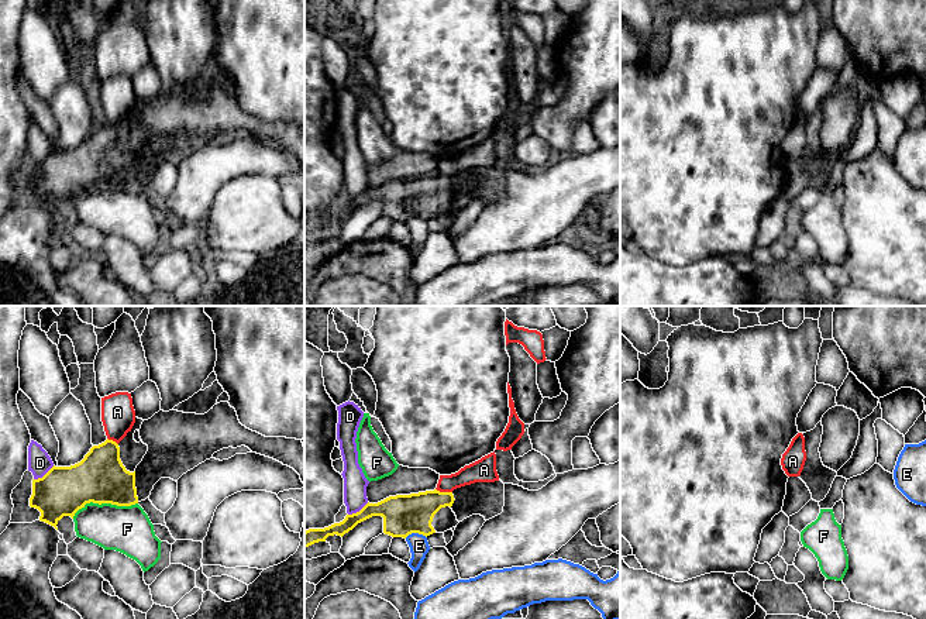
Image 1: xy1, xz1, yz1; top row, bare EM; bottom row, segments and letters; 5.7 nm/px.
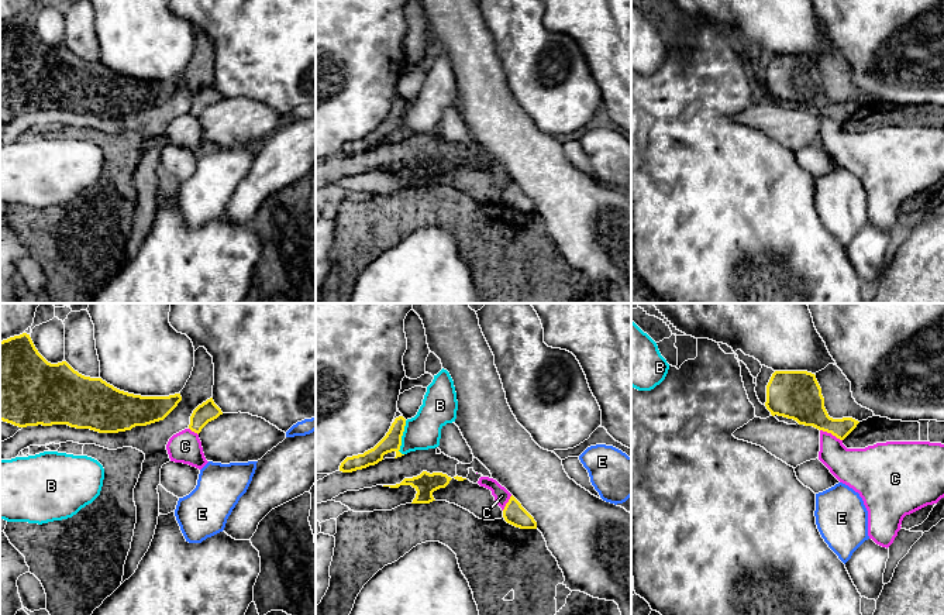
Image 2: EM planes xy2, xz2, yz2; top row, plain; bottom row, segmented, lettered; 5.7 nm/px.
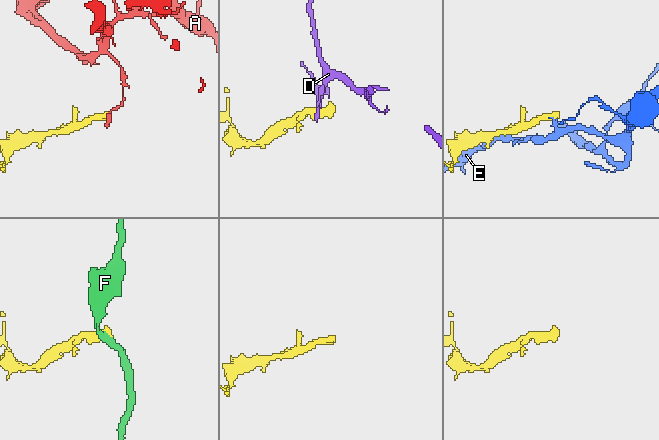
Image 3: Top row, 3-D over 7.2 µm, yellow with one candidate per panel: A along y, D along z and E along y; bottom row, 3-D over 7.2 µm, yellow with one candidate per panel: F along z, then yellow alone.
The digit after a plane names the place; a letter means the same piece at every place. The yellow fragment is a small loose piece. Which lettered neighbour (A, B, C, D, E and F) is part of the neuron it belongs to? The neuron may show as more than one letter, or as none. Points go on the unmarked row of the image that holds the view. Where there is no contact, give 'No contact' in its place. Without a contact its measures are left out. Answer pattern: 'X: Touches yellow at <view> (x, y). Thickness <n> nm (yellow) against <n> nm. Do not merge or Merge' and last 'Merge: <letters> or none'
A: Touches yellow at xz1 (444, 176). Thickness 220 nm (yellow) against 130 nm. Do not merge
B: Touches yellow at xz2 (400, 122). Thickness 110 nm (yellow) against 200 nm. Do not merge
C: Touches yellow at yz2 (831, 117). Thickness 240 nm (yellow) against 220 nm. Do not merge
D: Touches yellow at xy1 (45, 158). Thickness 280 nm (yellow) against 140 nm. Do not merge
E: Touches yellow at xz1 (415, 216). Thickness 220 nm (yellow) against 110 nm. Do not merge
F: Touches yellow at xy1 (103, 186). Thickness 300 nm (yellow) against 280 nm. Do not merge
Merge: none

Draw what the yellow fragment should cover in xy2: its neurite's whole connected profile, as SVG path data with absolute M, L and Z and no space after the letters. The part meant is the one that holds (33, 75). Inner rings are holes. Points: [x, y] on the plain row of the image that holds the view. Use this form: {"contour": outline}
{"contour": "M27 17L0 25L0 104L18 111L68 109L99 117L118 117L163 104L180 85L180 78L128 78L101 62L79 58L66 45L51 48L38 37Z"}

